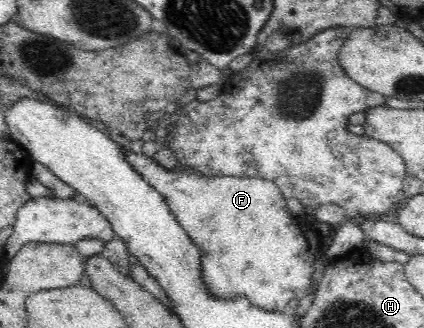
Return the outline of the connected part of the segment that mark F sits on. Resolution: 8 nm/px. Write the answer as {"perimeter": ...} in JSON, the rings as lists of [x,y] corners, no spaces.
{"perimeter":[[[122,146],[121,149],[132,168],[164,197],[176,221],[200,249],[204,285],[210,296],[215,296],[218,300],[234,300],[244,296],[254,306],[268,312],[285,312],[290,300],[300,300],[308,295],[312,287],[317,240],[304,220],[289,212],[281,190],[271,180],[256,177],[204,176],[191,168],[179,166],[167,169],[144,154],[132,152],[128,146]]]}

